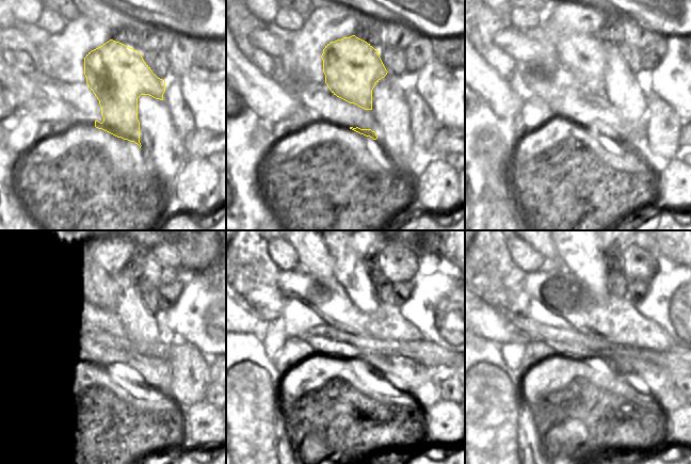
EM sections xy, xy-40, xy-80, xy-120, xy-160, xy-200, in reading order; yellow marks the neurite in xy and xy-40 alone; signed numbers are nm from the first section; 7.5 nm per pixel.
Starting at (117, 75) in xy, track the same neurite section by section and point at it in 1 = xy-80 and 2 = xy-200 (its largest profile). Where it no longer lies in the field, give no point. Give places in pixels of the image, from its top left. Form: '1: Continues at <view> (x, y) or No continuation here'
1: Continues at xy-80 (584, 56)
2: Continues at xy-200 (548, 252).

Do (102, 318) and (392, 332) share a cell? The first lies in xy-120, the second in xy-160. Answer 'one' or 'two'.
one

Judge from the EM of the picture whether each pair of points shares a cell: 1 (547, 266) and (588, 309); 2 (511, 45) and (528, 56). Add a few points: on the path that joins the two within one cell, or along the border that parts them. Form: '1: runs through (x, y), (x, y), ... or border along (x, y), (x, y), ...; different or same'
1: border along (563, 267), (551, 271), (541, 270); different
2: runs through (515, 45), (524, 51); same

